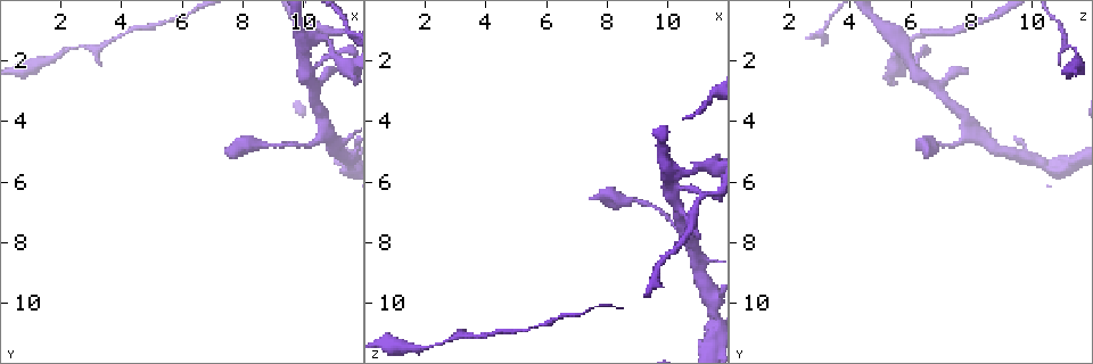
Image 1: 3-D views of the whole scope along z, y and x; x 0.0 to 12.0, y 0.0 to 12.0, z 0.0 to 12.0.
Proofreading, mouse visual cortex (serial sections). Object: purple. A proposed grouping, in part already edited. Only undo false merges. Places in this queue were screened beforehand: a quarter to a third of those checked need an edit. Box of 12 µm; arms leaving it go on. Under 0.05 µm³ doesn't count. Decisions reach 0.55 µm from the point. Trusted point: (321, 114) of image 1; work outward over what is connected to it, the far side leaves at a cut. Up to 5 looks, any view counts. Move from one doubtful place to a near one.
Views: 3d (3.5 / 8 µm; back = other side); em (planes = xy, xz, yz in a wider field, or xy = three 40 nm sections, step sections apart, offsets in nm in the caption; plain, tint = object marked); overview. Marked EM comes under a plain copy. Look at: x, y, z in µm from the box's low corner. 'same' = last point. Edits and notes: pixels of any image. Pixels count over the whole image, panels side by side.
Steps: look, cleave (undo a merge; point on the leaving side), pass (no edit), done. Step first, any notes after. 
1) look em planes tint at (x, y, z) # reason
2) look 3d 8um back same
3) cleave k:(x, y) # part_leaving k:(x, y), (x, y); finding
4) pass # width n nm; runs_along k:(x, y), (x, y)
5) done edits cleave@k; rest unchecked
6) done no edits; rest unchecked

look 3d 3.5um at (10.2, 4.8, 7.5) # calibre changes

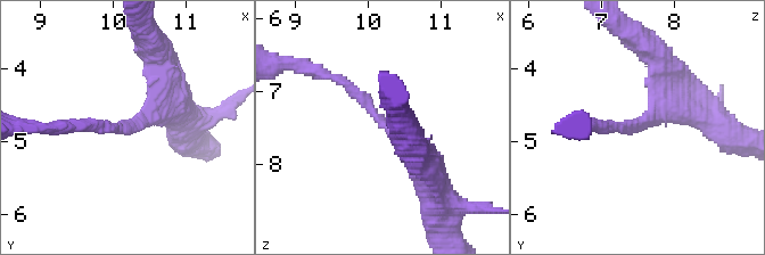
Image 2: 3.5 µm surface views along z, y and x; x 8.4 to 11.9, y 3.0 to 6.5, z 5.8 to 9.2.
look em planes tint at (10.25, 4.75, 7.55) # arm_widths 200, 350 nm

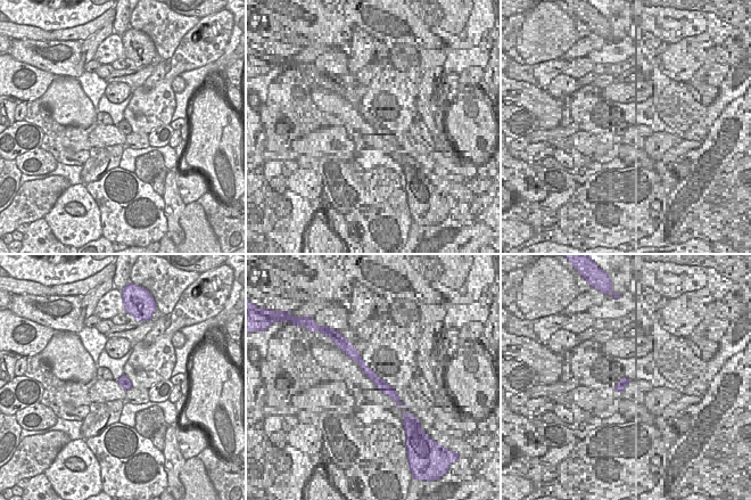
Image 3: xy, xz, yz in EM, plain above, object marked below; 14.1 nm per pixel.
pass # runs_along 2:(420, 154), (396, 139), (337, 77); one cell here

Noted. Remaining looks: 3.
look 3d 3.5um at (10.0, 1.5, 5.8) # abrupt turn

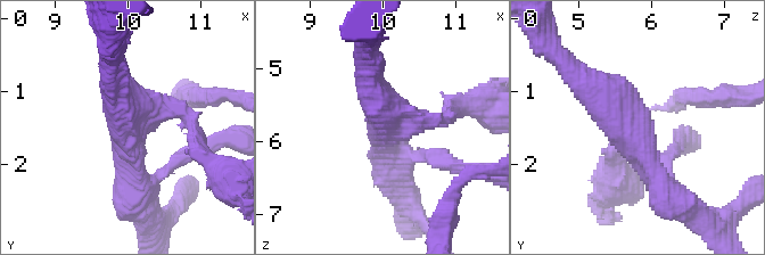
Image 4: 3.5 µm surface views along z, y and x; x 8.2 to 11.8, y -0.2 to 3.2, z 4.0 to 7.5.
look em xy step 3 tint at (10.00, 1.55, 5.80) # arms 3; arm_widths 250, 400, 400 nm

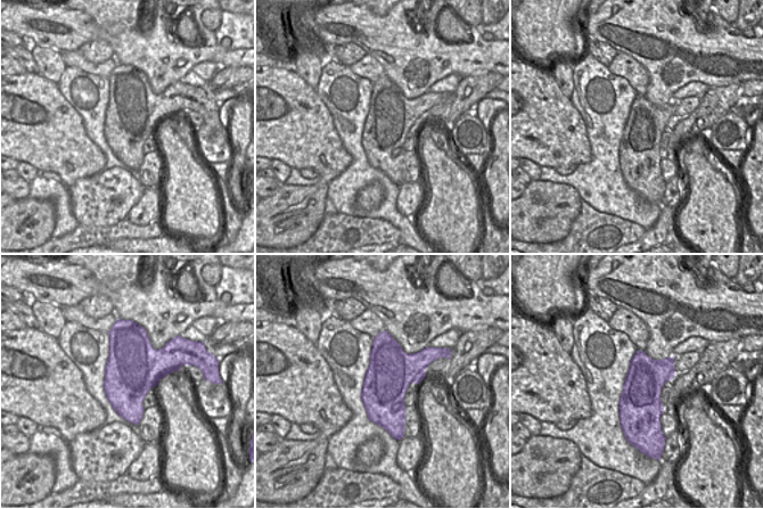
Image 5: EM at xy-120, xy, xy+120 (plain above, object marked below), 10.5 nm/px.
pass # width 480 nm; runs_along 4:(131, 198), (128, 131), (159, 110), (190, 124); continuous, no second cell

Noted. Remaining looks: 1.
done no edits; rest unchecked

